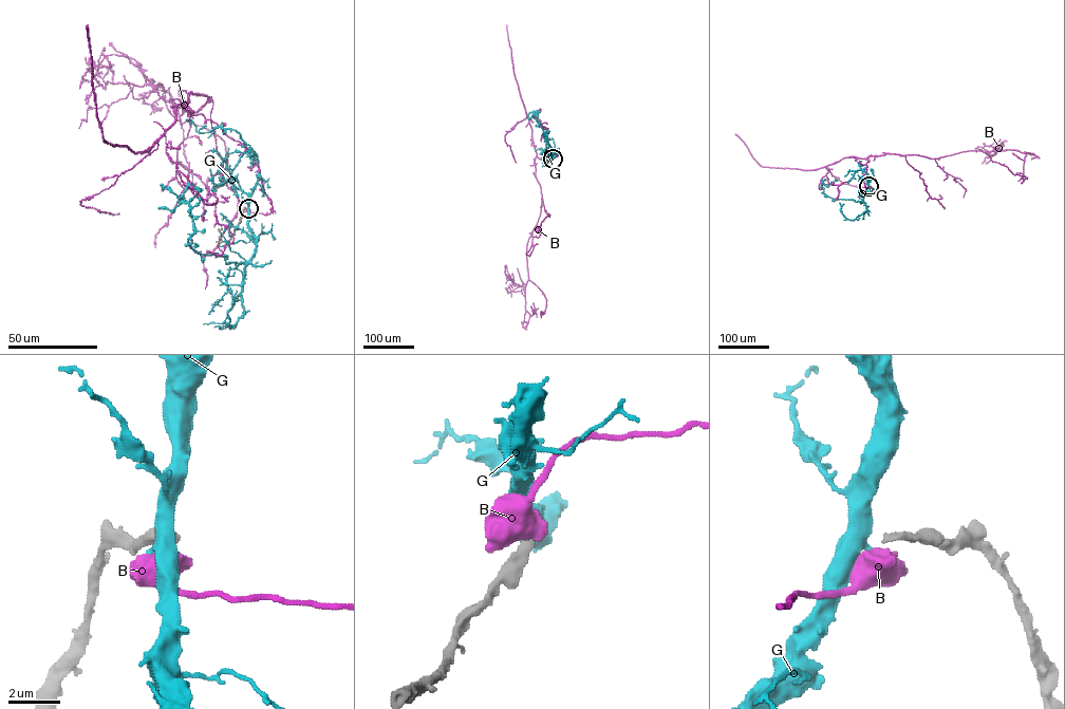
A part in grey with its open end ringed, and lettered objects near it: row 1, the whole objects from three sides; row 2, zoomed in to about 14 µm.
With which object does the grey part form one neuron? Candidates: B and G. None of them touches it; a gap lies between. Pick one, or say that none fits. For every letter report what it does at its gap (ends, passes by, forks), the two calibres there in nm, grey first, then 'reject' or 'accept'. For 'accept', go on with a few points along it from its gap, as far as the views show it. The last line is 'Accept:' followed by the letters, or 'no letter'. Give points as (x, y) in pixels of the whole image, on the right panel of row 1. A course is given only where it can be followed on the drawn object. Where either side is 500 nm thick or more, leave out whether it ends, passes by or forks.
B: 320/800 nm | reject
G: it forks | 320/400 nm | reject
Accept: no letter

